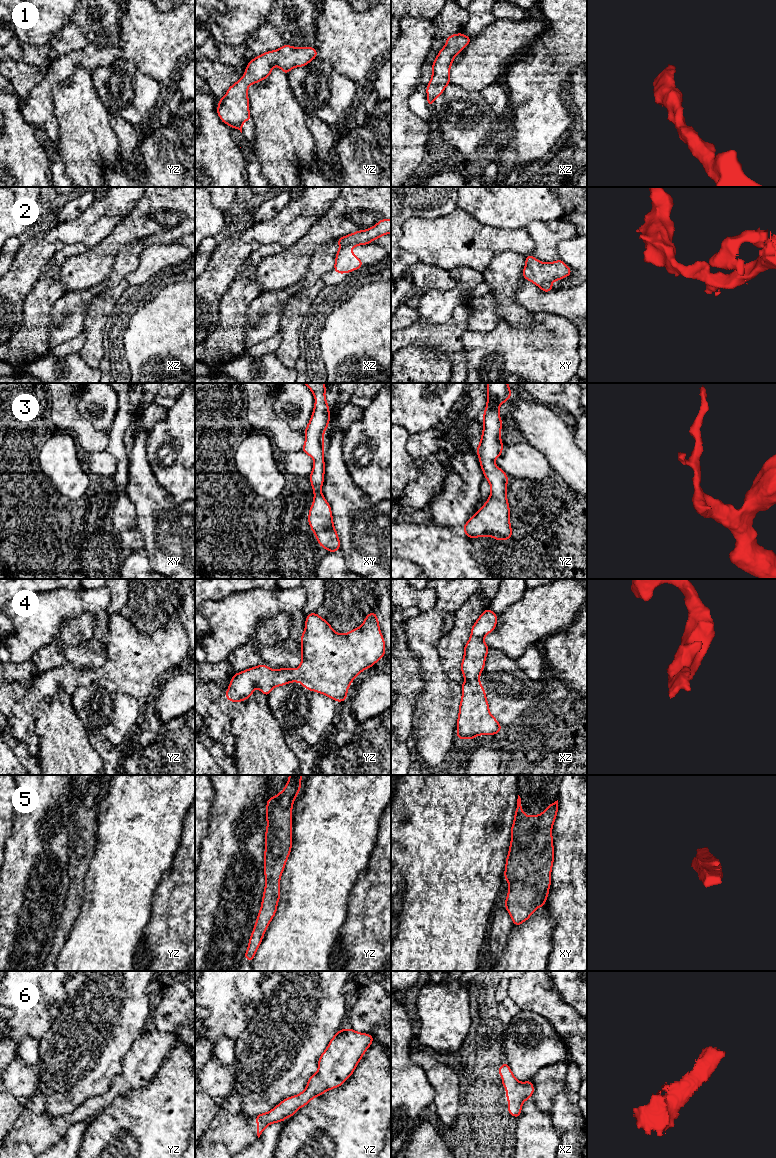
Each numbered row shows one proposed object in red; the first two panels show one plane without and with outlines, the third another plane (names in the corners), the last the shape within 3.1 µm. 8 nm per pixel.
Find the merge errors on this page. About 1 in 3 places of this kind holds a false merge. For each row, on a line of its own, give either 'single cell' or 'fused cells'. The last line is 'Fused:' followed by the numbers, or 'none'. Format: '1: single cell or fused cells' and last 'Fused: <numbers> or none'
1: single cell
2: fused cells
3: single cell
4: single cell
5: single cell
6: single cell
Fused: 2

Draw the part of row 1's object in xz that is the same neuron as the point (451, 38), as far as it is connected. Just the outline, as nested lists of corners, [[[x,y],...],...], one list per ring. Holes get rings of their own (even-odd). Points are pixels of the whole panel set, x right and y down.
[[[463,33],[453,34],[447,37],[446,45],[439,51],[432,65],[432,77],[427,85],[427,103],[431,107],[434,100],[442,95],[446,86],[450,83],[450,67],[455,56],[464,50],[471,38]]]

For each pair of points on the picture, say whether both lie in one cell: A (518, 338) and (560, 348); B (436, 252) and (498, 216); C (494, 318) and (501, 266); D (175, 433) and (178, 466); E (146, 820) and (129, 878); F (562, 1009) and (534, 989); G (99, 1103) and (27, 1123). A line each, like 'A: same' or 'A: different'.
A: same
B: different
C: different
D: same
E: same
F: same
G: same

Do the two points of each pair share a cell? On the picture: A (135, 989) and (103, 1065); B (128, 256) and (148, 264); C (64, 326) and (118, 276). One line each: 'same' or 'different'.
A: same
B: different
C: same

